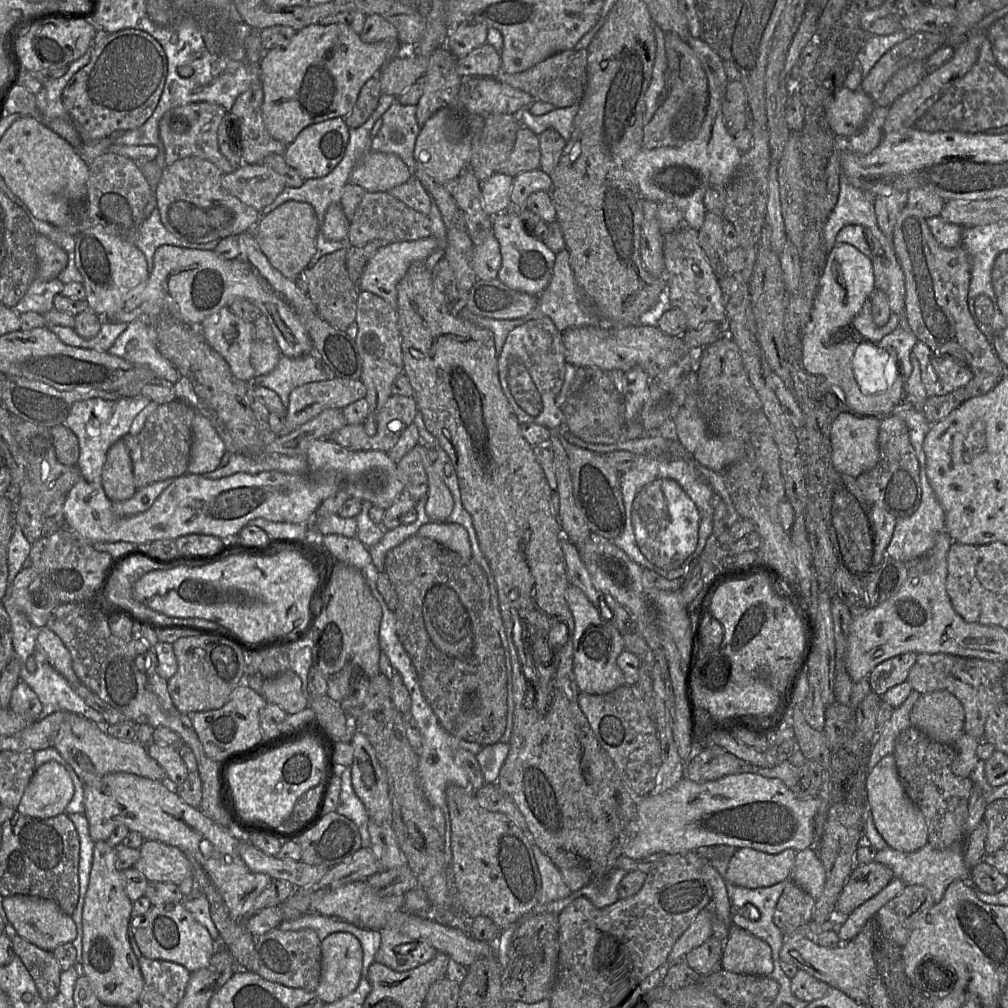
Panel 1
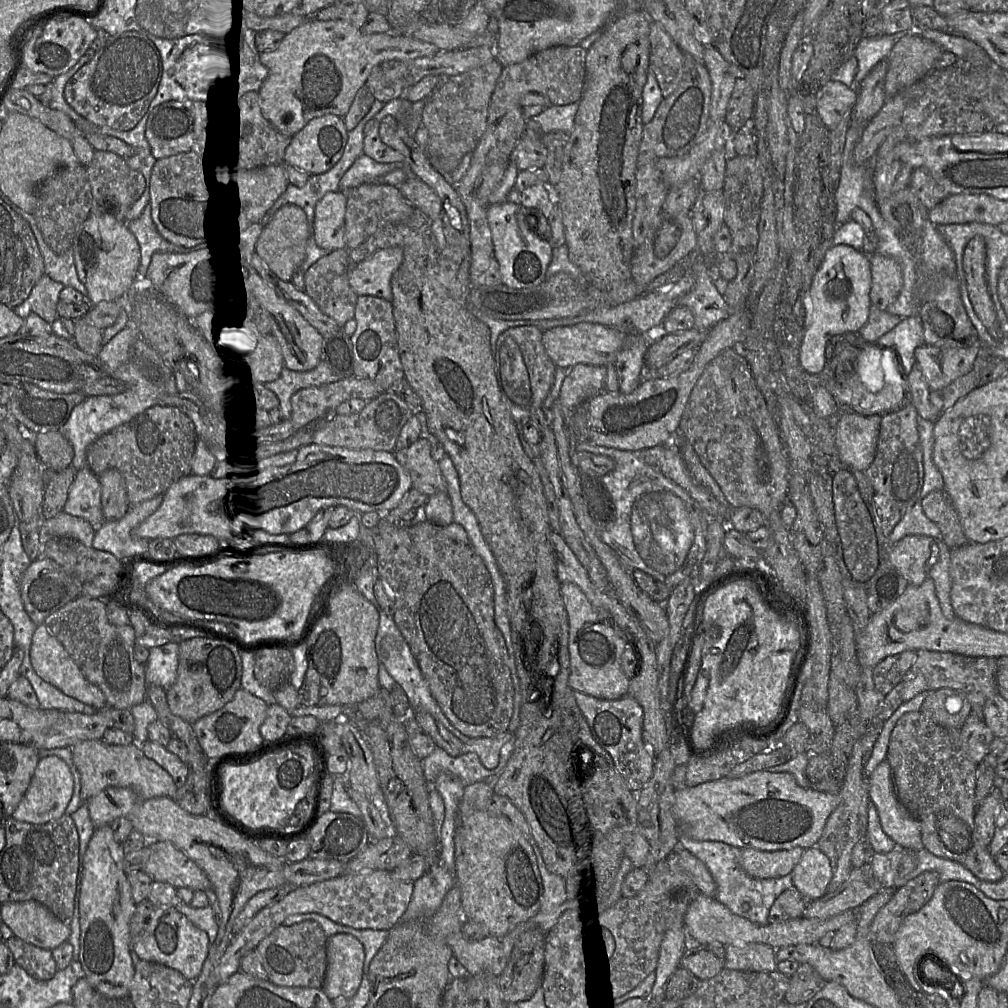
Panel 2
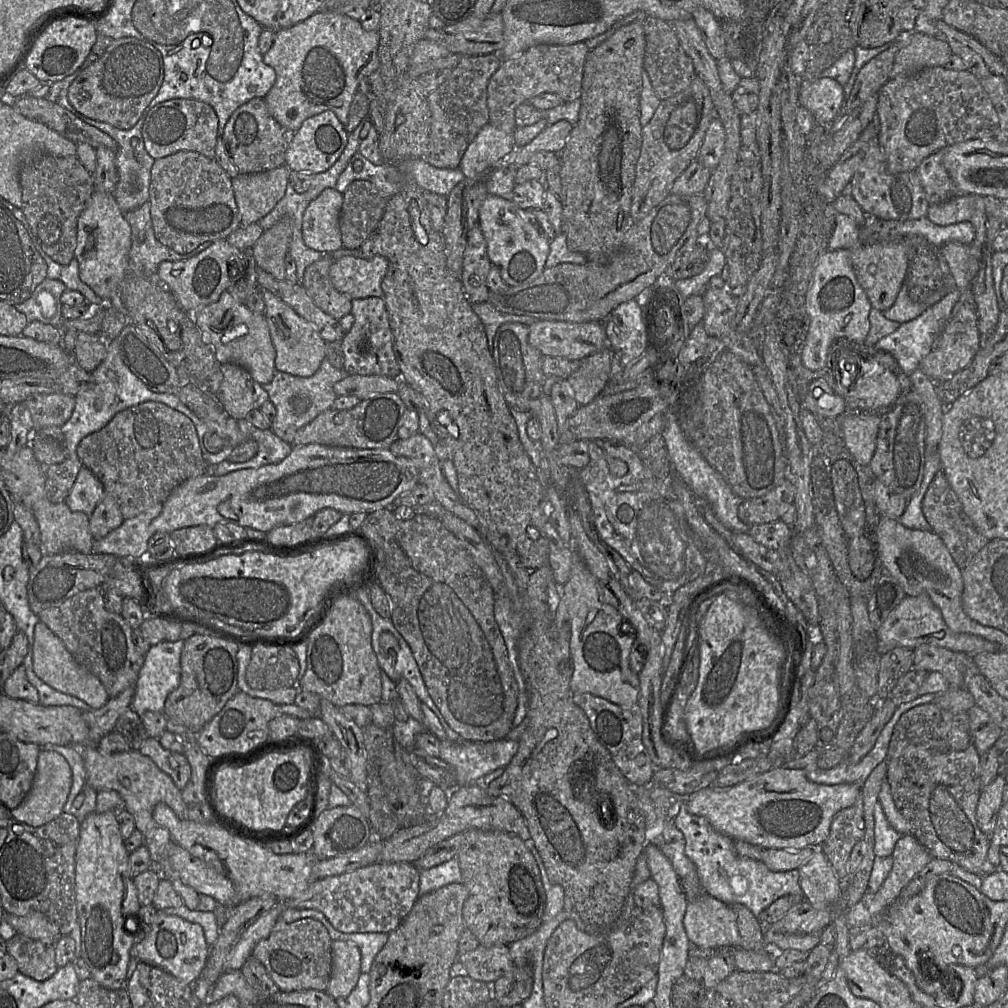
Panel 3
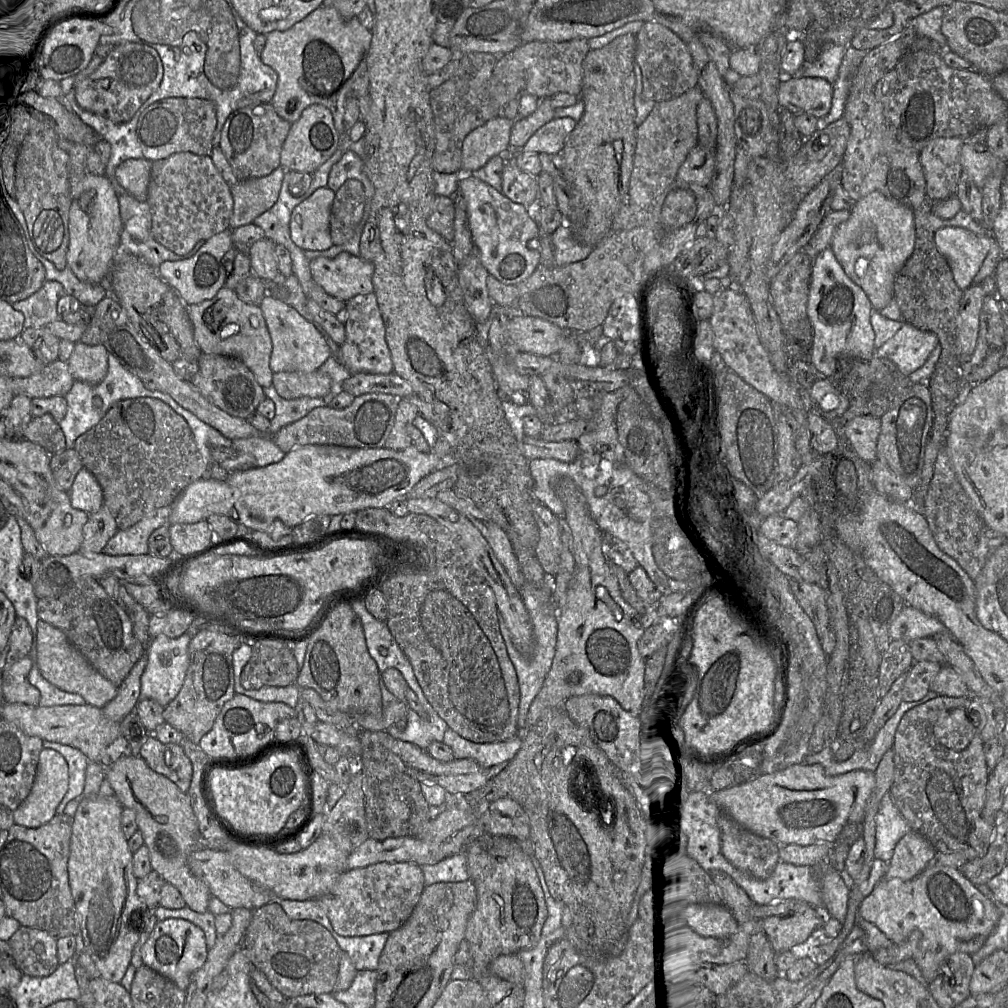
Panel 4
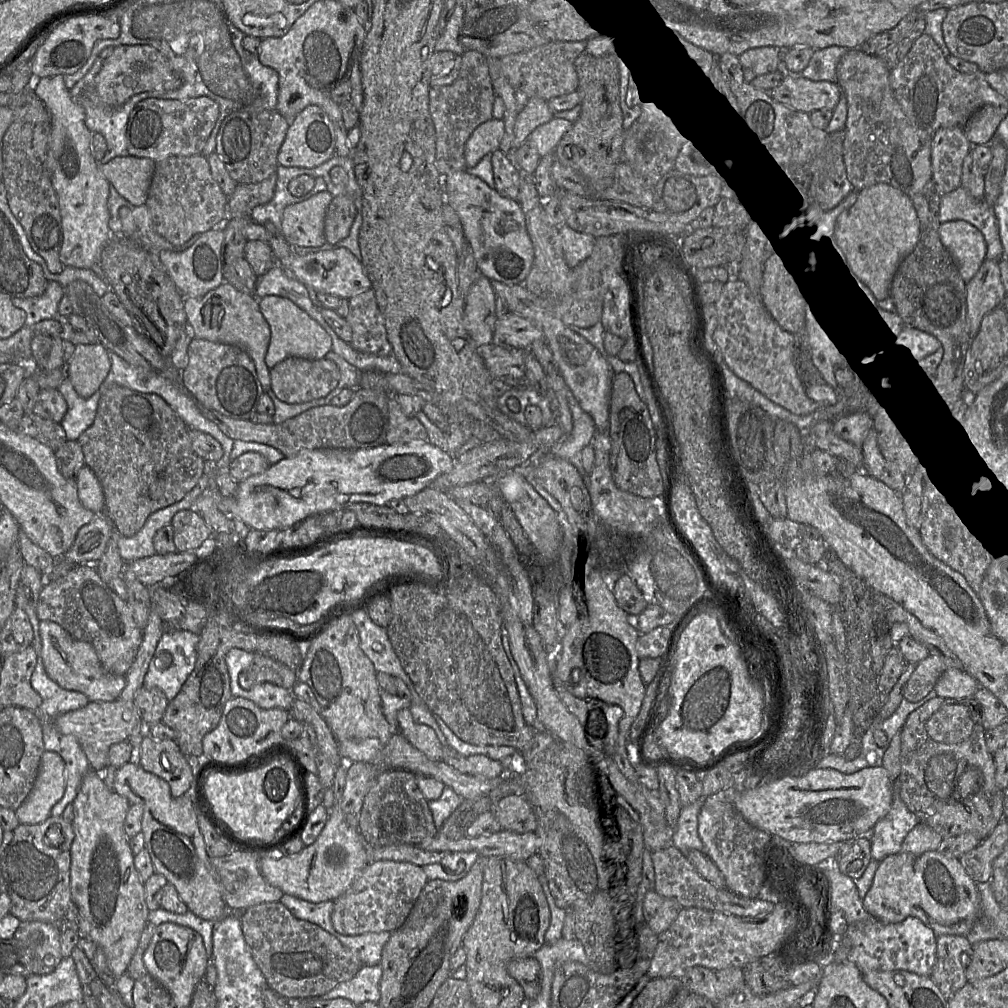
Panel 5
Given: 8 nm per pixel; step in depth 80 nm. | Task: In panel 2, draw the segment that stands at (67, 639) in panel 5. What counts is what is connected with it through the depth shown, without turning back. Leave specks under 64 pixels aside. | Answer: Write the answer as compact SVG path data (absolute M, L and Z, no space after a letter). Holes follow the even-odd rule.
M44 624L37 626L33 634L30 657L36 674L44 681L58 688L65 695L87 704L96 710L109 707L102 691L86 680L63 645L51 634Z

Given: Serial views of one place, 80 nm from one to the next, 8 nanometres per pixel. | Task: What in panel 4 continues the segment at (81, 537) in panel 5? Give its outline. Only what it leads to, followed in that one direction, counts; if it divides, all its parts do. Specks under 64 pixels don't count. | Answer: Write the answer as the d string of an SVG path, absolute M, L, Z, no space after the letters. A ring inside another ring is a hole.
M106 506L90 514L90 518L83 527L83 541L79 553L83 555L97 555L101 553L107 542L118 532L115 518Z

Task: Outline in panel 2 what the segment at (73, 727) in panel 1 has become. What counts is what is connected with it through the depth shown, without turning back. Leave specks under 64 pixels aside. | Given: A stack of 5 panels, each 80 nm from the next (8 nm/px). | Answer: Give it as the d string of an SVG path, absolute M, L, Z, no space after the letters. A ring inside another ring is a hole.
M86 740L76 743L70 749L74 765L80 774L82 804L110 786L129 788L143 799L162 796L175 799L177 787L170 774L147 758L136 742L120 746L108 745L102 740Z

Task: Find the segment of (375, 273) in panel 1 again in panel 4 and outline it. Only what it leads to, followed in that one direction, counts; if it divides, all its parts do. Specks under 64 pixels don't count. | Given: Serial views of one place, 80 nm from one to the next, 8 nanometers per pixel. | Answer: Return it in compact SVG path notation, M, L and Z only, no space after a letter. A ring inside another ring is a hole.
M341 252L334 258L311 259L310 272L314 283L344 302L374 292L373 265L348 252Z

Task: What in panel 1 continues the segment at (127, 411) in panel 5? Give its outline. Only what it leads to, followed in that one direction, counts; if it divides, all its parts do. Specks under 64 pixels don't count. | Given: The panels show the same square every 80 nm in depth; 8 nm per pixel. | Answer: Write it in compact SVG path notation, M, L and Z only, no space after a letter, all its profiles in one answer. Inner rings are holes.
M175 400L159 405L147 418L137 435L126 435L123 441L129 451L136 490L166 479L187 474L190 450L193 441L192 422L195 408Z

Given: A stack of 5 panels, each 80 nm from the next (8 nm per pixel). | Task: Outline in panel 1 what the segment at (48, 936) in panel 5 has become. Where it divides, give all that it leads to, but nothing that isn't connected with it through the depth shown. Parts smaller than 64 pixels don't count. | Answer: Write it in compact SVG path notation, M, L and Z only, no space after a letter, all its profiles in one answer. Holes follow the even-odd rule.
M16 935L12 939L15 955L17 955L33 981L40 997L53 1001L59 992L61 969L53 953L38 948L24 938Z

